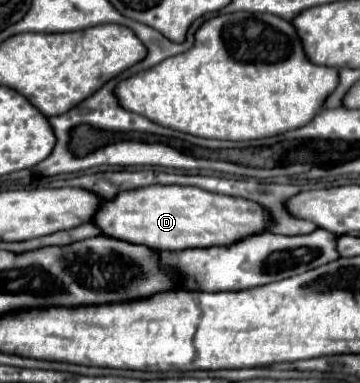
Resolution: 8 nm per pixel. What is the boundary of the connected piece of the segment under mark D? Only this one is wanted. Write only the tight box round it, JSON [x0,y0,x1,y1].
[92,184,270,250]

